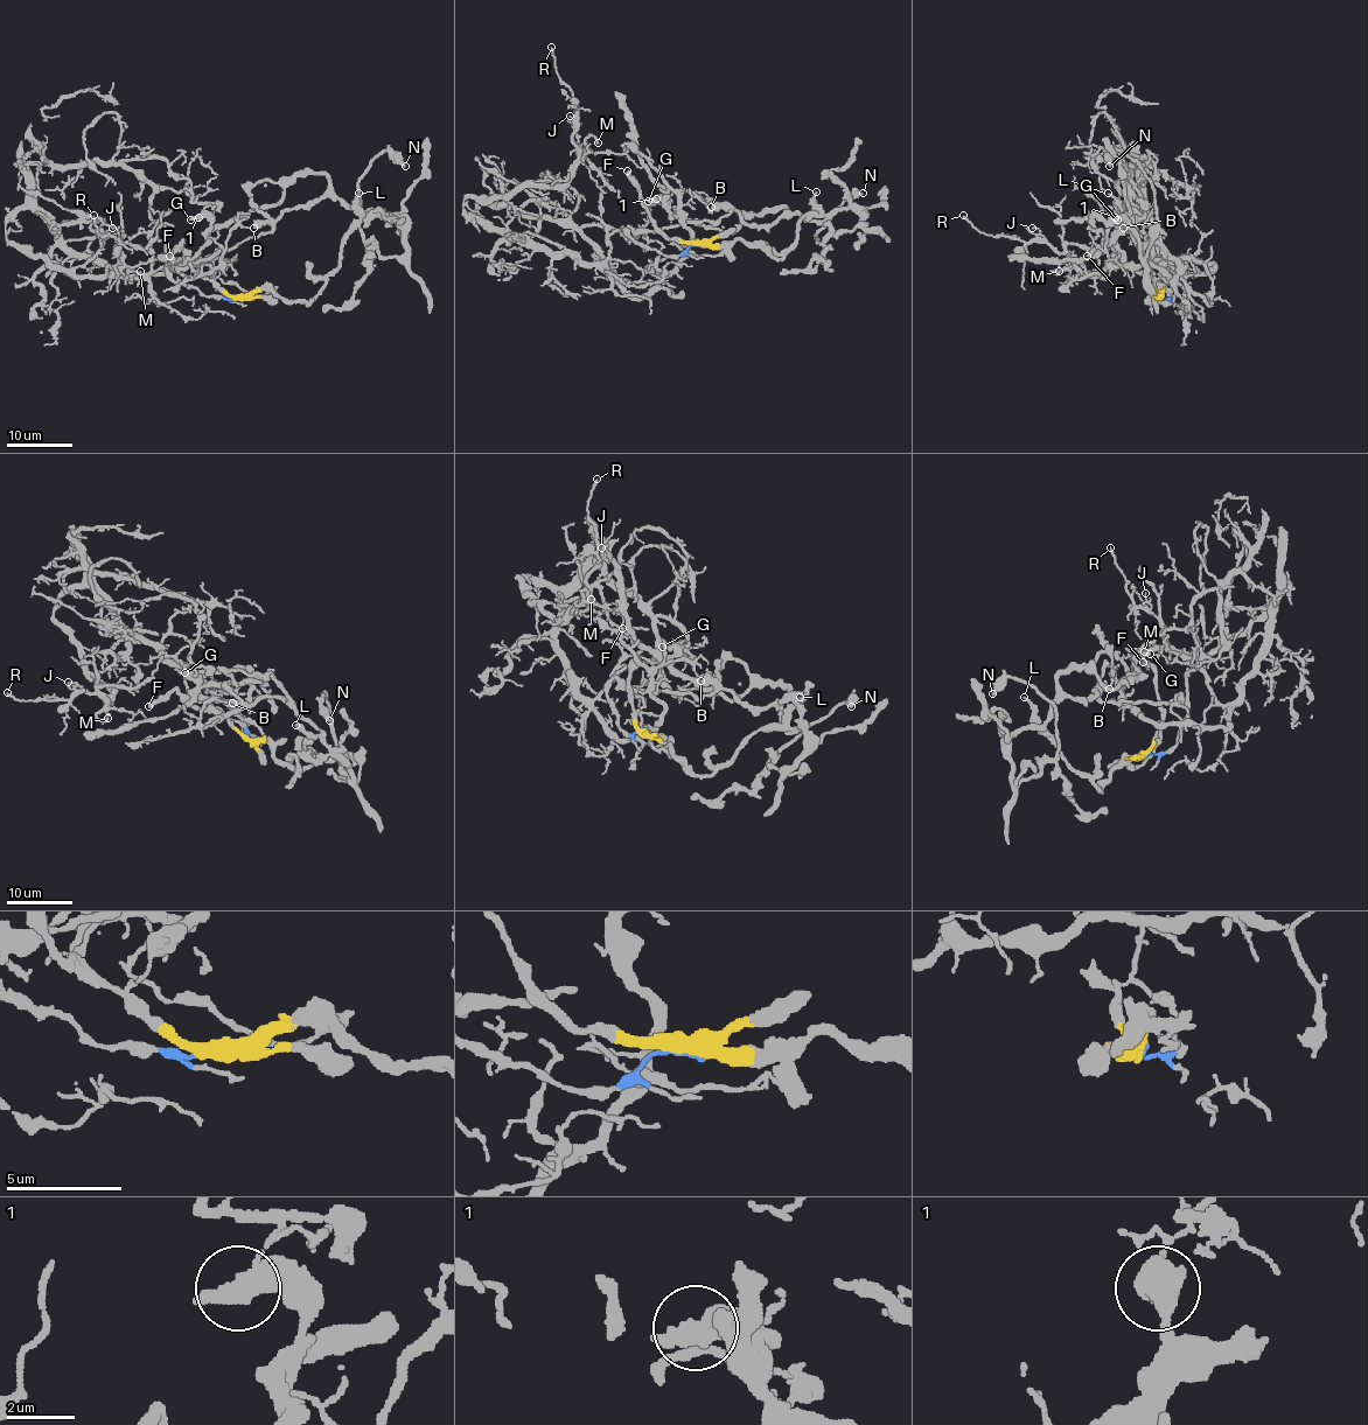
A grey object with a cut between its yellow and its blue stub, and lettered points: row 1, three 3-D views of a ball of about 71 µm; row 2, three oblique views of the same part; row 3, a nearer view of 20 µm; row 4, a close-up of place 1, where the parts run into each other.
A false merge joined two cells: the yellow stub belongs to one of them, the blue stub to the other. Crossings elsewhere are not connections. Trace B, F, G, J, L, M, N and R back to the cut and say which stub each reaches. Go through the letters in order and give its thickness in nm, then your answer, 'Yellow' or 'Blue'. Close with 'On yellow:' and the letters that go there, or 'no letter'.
B: Thickness 340 nm. Yellow
F: Thickness 440 nm. Yellow
G: Thickness 360 nm. Yellow
J: Thickness 110 nm. Blue
L: Thickness 160 nm. Yellow
M: Thickness 180 nm. Blue
N: Thickness 320 nm. Yellow
R: Thickness 200 nm. Blue
On yellow: B, F, G, L, N

